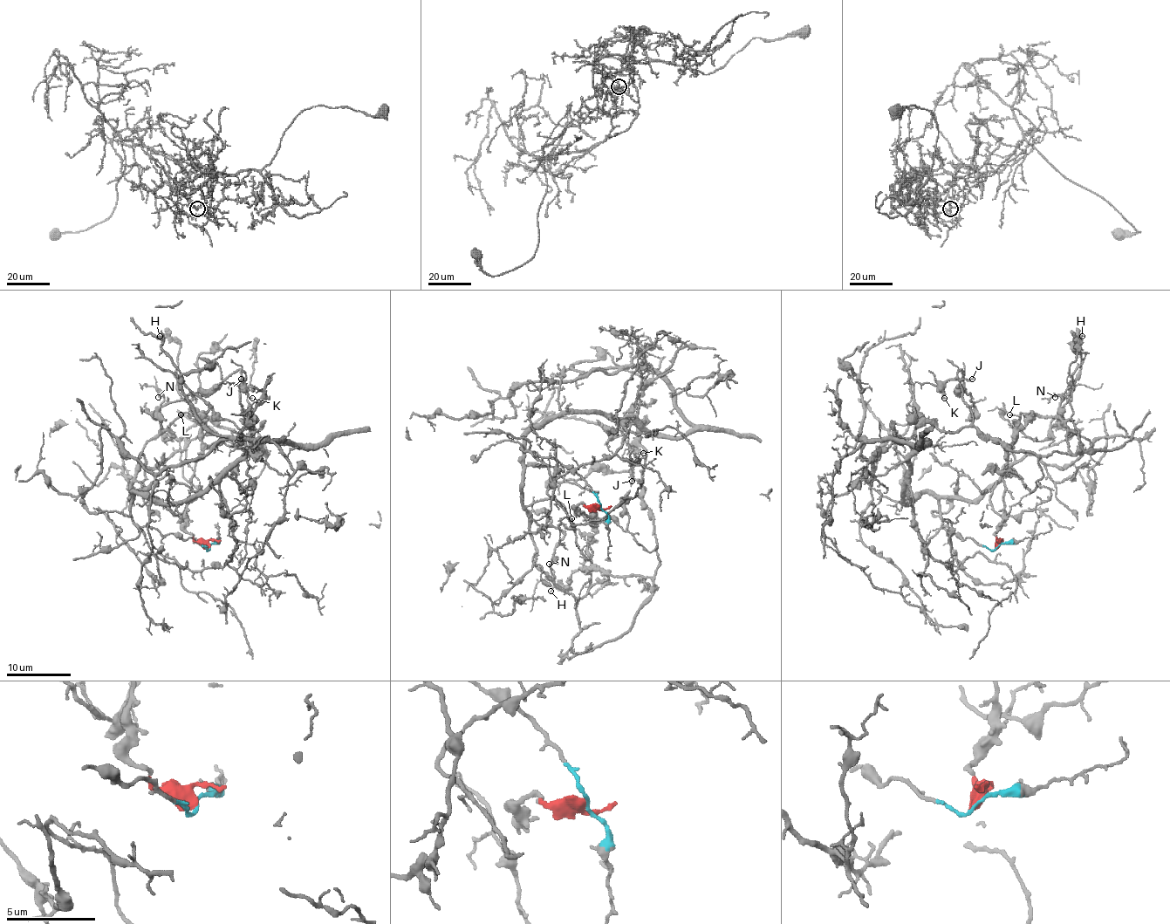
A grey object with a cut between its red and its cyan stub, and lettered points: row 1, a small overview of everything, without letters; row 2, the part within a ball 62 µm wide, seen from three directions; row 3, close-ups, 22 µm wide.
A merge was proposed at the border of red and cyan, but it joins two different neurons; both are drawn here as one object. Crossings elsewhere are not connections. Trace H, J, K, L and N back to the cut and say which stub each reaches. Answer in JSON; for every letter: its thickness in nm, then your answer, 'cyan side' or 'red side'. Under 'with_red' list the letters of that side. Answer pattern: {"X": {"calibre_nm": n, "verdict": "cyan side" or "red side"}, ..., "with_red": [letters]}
{"H": {"calibre_nm": 240, "verdict": "red side"}, "J": {"calibre_nm": 180, "verdict": "red side"}, "K": {"calibre_nm": 130, "verdict": "red side"}, "L": {"calibre_nm": 110, "verdict": "cyan side"}, "N": {"calibre_nm": 140, "verdict": "cyan side"}, "with_red": ["H", "J", "K"]}

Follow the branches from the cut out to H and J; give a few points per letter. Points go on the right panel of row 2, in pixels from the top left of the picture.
H: (998, 547), (1009, 444), (1036, 415), (1057, 414), (1079, 373), (1083, 335)
J: (998, 547), (1009, 444), (1036, 415), (1066, 427), (1068, 451), (1009, 451), (974, 425), (961, 382), (972, 379)

